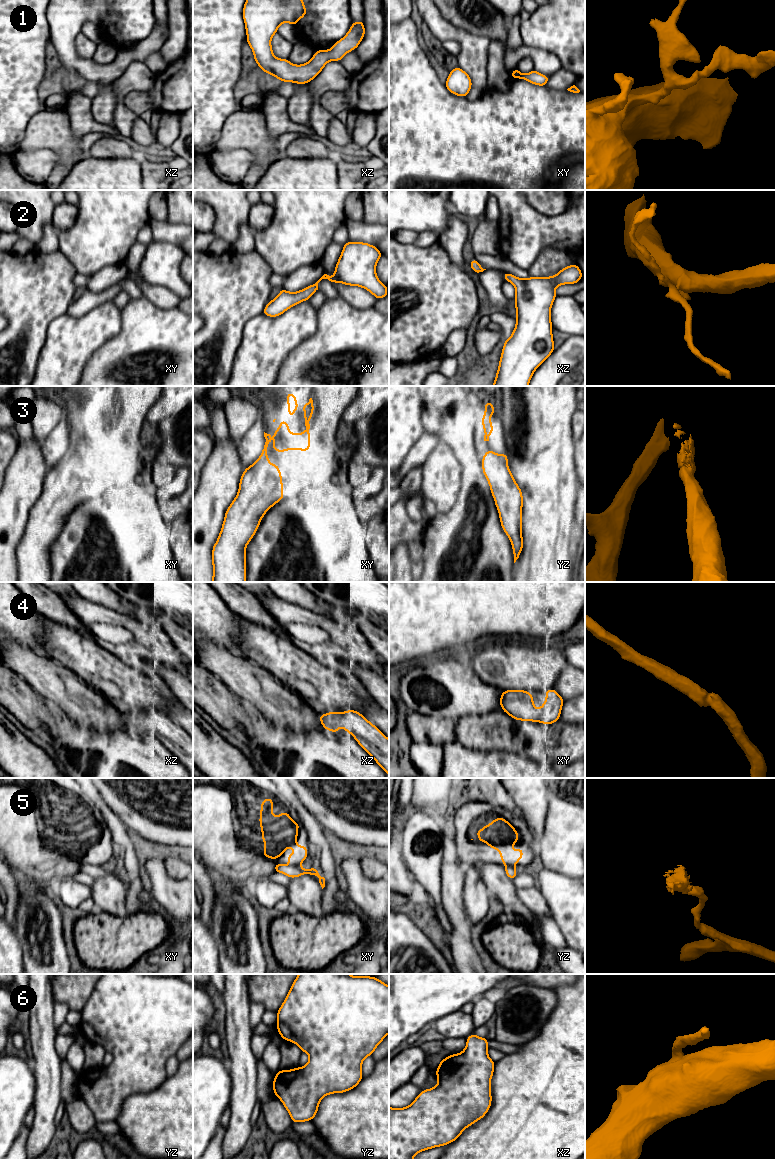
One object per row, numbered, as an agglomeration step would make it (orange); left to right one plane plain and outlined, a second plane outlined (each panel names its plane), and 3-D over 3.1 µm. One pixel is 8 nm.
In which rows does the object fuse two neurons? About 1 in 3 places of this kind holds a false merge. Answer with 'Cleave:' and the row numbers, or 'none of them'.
Cleave: 5

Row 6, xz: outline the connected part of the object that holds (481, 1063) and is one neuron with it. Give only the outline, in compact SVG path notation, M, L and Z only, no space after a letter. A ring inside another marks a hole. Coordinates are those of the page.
M473 1032L466 1041L466 1047L461 1053L451 1054L439 1063L435 1072L438 1078L435 1087L421 1091L408 1107L389 1107L389 1159L413 1159L419 1152L454 1142L468 1126L482 1119L491 1108L491 1078L495 1062L487 1053L488 1039L478 1037Z

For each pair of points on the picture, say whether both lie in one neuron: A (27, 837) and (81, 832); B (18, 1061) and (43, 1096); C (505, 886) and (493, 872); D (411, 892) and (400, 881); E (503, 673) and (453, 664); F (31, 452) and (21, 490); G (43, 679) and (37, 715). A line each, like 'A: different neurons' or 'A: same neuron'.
A: same neuron
B: different neurons
C: same neuron
D: same neuron
E: different neurons
F: same neuron
G: different neurons

